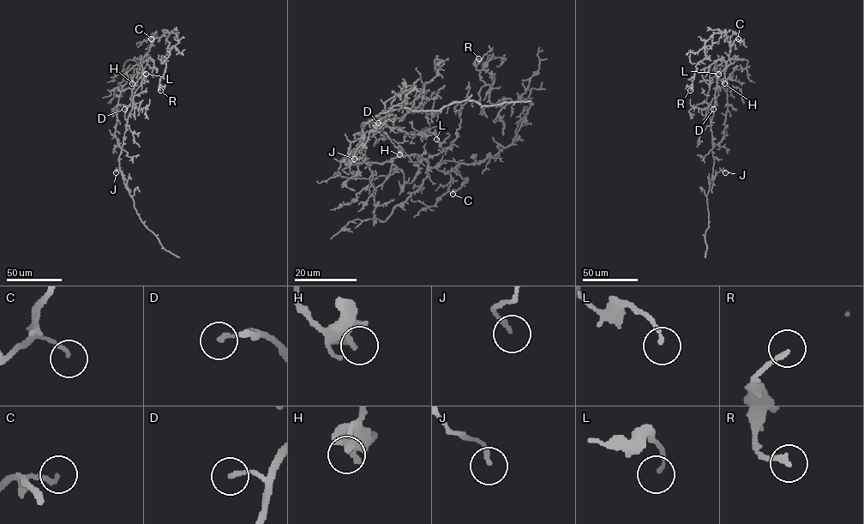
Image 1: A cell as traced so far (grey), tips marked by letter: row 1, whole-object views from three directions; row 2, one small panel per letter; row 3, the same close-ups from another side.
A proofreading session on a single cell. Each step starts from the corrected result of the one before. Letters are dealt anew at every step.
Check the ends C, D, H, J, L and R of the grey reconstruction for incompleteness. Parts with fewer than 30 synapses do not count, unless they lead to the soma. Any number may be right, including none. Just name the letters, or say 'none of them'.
none of them

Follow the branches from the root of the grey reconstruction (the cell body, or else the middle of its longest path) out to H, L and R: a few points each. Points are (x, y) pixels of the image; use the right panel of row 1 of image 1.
H: (727, 104), (727, 82), (724, 78), (721, 80), (724, 83)
L: (727, 104), (723, 136), (712, 148), (710, 122), (716, 87), (715, 72), (718, 74)
R: (727, 104), (724, 70), (730, 51), (724, 33), (713, 33), (704, 43), (705, 57), (695, 65), (690, 90)

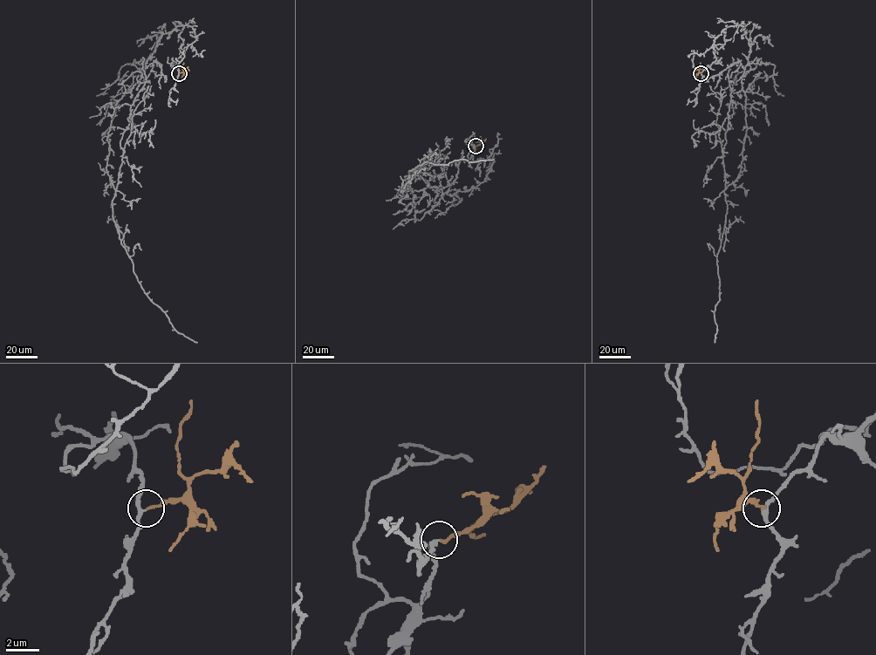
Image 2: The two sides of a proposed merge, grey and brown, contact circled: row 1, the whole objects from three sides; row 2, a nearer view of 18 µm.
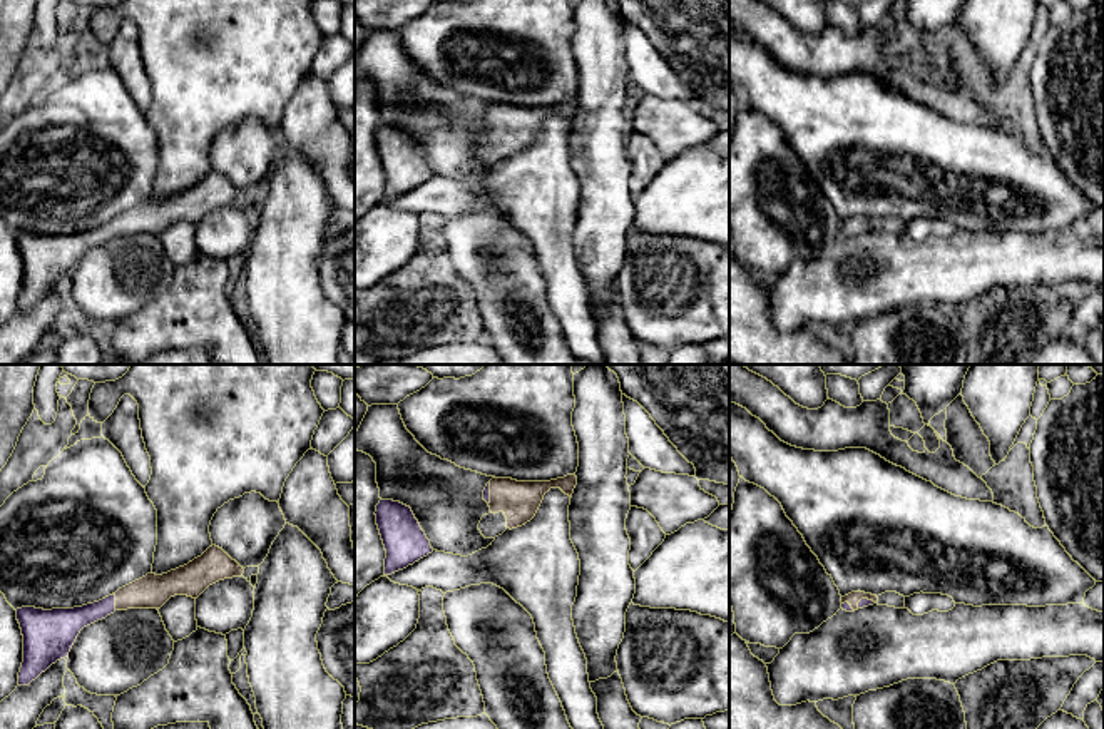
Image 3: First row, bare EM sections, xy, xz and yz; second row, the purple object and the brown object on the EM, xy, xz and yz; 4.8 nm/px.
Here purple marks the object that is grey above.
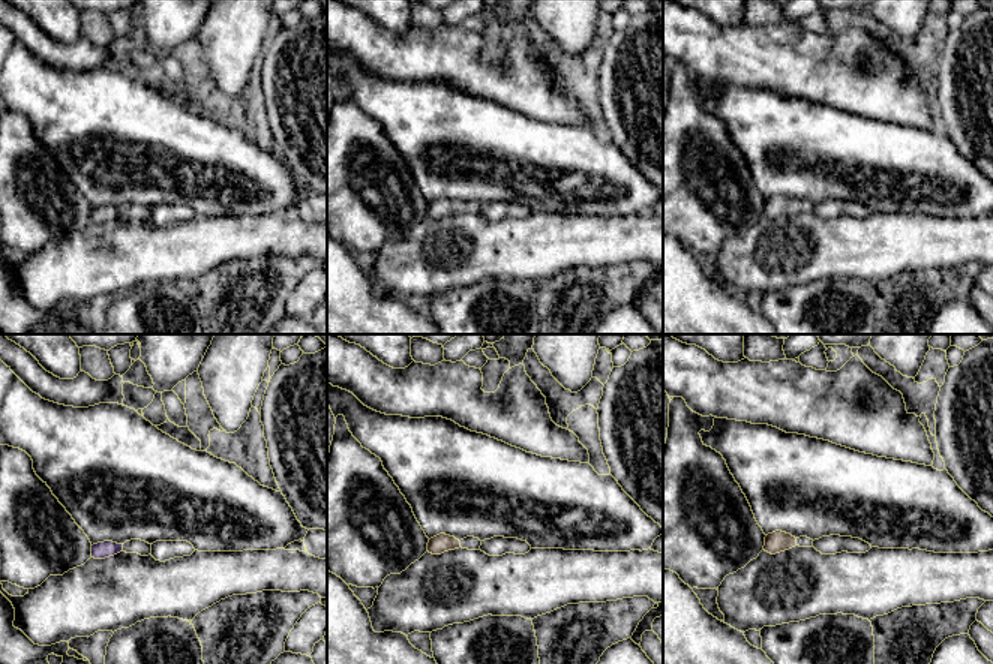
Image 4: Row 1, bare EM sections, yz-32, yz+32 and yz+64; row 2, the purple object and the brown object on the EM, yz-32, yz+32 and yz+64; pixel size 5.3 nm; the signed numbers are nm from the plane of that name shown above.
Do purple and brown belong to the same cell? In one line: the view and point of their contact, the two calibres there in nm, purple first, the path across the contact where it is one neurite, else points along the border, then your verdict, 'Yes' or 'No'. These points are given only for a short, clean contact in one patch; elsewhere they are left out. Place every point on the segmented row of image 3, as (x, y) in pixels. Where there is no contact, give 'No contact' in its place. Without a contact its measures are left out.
Touches purple at xy (114, 602). Thickness 140 nm (purple) against 160 nm. Path across: xy (67, 622), (114, 602), (153, 591). Yes

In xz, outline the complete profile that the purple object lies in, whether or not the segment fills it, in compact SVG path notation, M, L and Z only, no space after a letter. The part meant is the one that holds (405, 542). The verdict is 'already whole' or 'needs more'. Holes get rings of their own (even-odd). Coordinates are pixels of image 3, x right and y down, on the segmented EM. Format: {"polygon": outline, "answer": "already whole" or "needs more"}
{"polygon": "M380 500L375 515L386 550L385 575L403 570L433 552L410 507Z", "answer": "already whole"}

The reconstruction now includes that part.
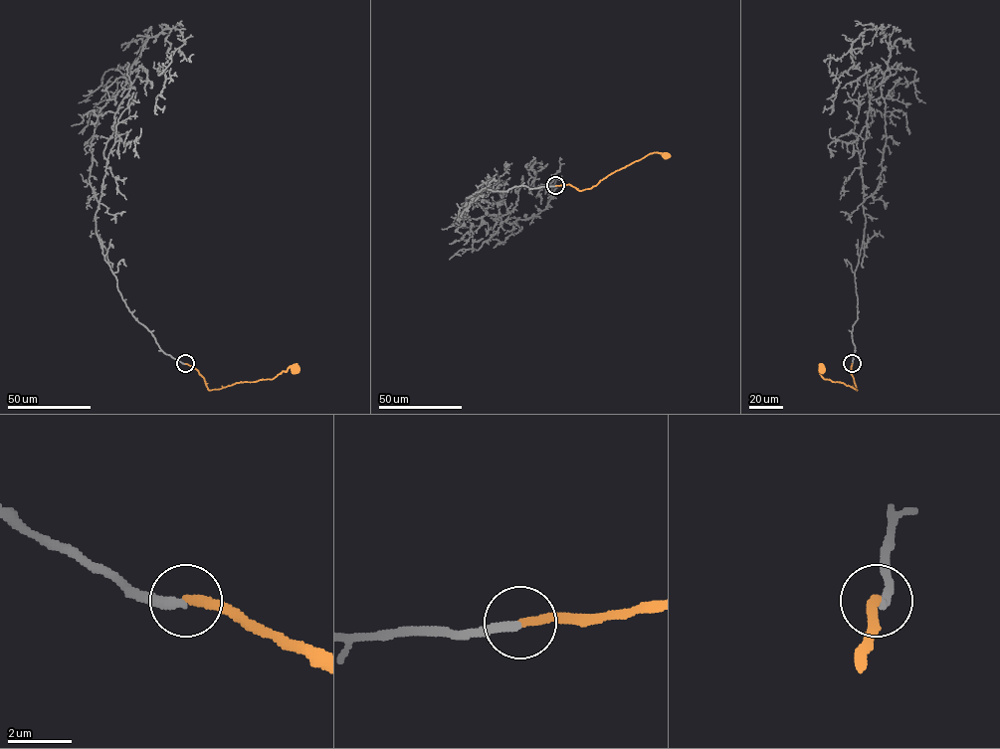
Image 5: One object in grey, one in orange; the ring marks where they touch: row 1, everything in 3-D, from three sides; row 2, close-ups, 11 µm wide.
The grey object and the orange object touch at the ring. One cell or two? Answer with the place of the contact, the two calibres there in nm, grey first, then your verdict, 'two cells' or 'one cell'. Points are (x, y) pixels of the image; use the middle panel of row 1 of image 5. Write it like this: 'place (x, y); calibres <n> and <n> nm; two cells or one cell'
place (555, 185); calibres 280 and 280 nm; one cell

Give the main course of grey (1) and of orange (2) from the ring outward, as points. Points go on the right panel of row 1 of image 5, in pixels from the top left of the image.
1: (852, 363), (862, 203), (887, 138), (882, 29), (852, 44), (854, 65), (823, 112)
2: (852, 363), (851, 374), (857, 390), (824, 379), (818, 371), (822, 368)

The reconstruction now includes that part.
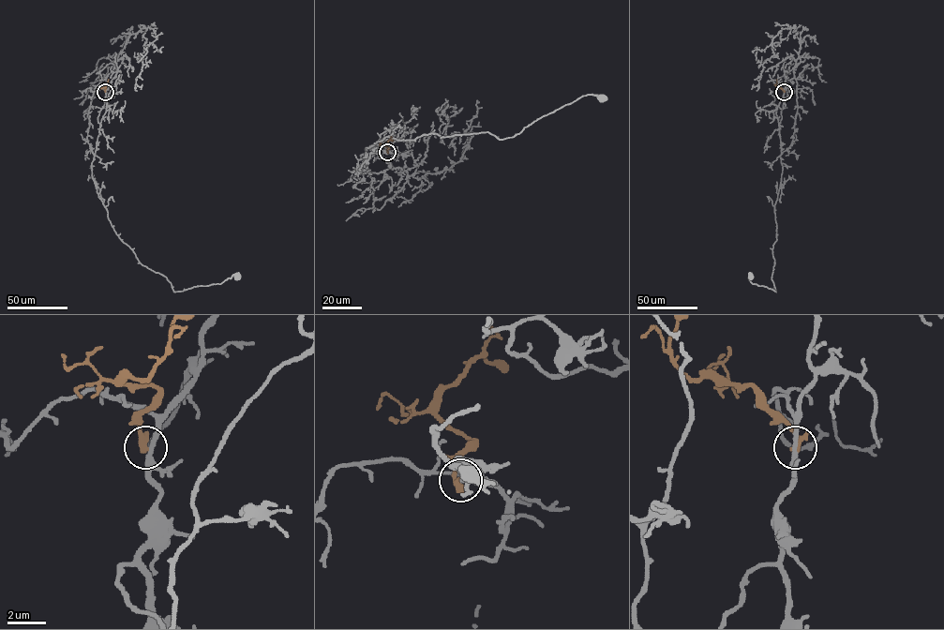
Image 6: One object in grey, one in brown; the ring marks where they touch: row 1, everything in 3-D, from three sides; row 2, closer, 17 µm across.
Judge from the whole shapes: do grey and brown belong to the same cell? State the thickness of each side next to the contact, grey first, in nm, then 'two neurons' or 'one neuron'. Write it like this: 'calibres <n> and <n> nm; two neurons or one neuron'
calibres 220 and 360 nm; two neurons

